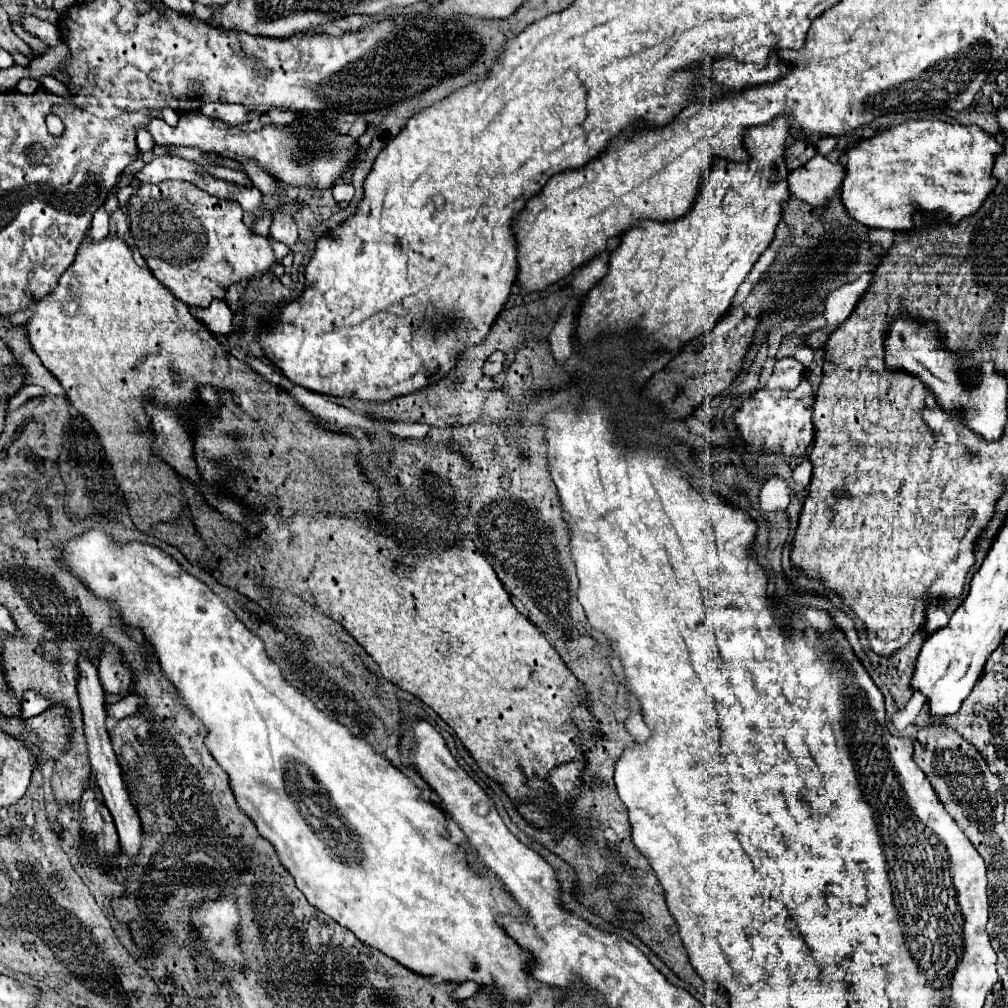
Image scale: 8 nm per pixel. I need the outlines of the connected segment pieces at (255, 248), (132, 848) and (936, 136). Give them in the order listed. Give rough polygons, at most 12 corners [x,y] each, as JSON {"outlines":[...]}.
{"outlines":[[[138,184],[134,246],[184,304],[226,300],[274,250],[234,200]],[[80,656],[78,694],[92,776],[138,856],[142,824],[112,750],[96,666]],[[909,120],[846,150],[842,204],[868,228],[950,222],[992,192],[1002,146]]]}

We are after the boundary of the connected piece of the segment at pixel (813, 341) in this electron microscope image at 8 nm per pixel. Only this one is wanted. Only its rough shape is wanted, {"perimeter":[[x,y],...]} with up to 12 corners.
{"perimeter":[[826,328],[806,336],[812,350],[824,350]]}

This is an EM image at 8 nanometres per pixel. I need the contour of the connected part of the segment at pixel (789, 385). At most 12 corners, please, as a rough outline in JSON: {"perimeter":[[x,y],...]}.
{"perimeter":[[796,358],[776,362],[766,388],[798,388],[806,378]]}

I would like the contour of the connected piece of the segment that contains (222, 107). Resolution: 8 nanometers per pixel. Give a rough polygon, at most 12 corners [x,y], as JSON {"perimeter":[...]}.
{"perimeter":[[204,103],[199,111],[228,126],[250,121],[241,104]]}

